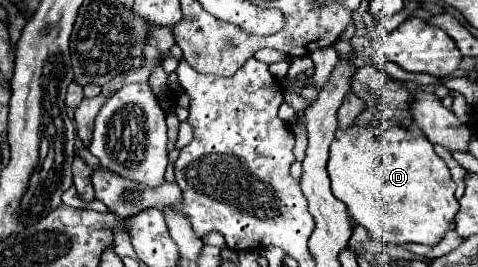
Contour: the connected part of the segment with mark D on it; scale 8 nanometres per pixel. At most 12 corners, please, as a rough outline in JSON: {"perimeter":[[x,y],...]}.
{"perimeter":[[401,126],[347,128],[327,172],[381,244],[437,246],[459,202]]}

